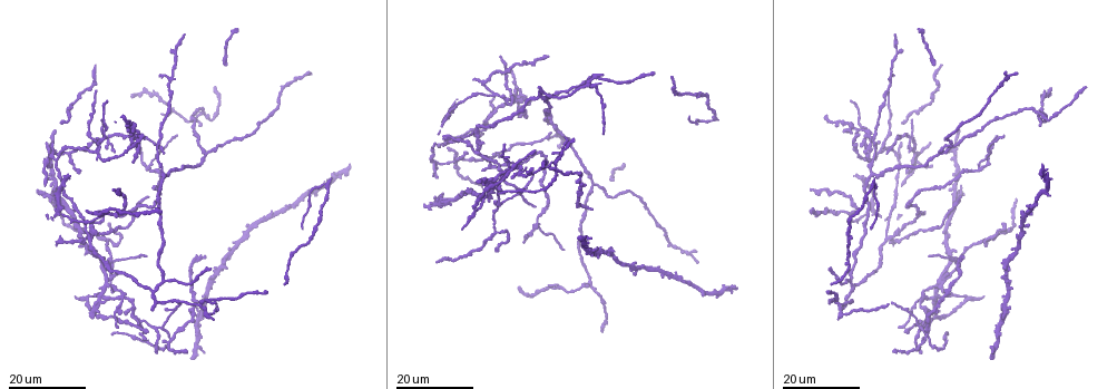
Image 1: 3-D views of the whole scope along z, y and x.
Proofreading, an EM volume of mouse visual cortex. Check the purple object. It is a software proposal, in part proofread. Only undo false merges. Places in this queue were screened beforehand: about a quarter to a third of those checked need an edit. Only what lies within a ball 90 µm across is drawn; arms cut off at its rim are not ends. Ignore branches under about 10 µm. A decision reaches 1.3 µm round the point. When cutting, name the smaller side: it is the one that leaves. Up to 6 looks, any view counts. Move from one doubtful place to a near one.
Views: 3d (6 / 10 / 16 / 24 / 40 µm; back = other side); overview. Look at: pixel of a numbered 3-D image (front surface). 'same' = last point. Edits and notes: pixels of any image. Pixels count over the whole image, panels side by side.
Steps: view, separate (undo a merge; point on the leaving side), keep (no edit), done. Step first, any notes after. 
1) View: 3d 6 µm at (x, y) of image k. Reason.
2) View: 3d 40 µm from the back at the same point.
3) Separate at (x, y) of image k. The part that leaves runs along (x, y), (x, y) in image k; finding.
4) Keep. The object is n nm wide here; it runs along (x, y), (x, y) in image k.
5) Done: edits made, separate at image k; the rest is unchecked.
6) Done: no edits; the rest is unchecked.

View: 3d 16 µm at (124, 295) of image 1. Four arms meet.

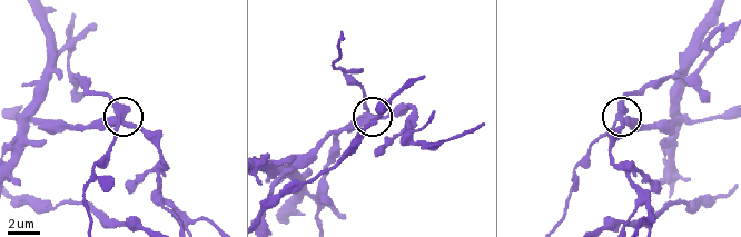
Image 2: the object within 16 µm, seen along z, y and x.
View: 3d 10 µm at (621, 120) of image 2.

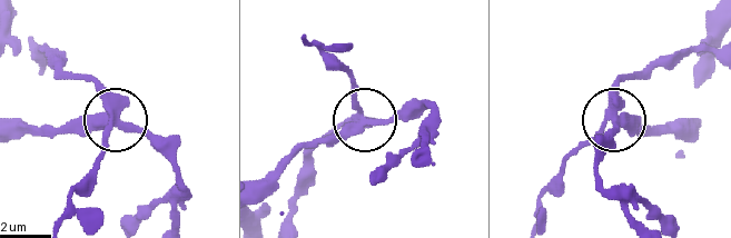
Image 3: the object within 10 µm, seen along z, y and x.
Keep. It runs along (718, 48), (661, 58), (622, 79), (614, 116), (561, 167) in image 3; one neuron here.

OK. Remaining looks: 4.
View: 3d 16 µm at (117, 308) of image 1.

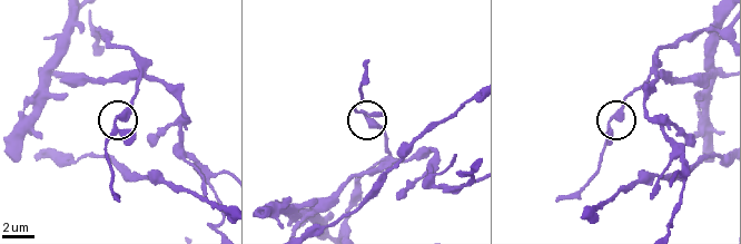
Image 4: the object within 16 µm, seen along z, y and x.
View: 3d 10 µm at (363, 111) of image 4.

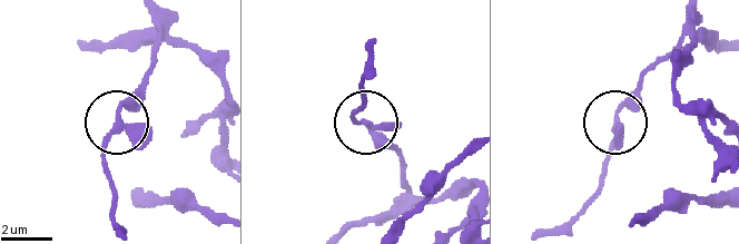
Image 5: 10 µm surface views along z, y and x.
Keep. The object is 240 nm wide here; it runs along (151, 20), (156, 58), (120, 109), (105, 154), (105, 177) in image 5; continuous, no second neuron.

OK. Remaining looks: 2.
View: 3d 24 µm at (494, 94) of image 1. Three-way junction.

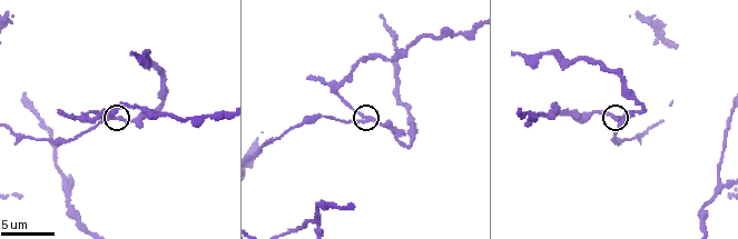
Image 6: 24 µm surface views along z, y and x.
View: 3d 6 µm at (362, 116) of image 6.

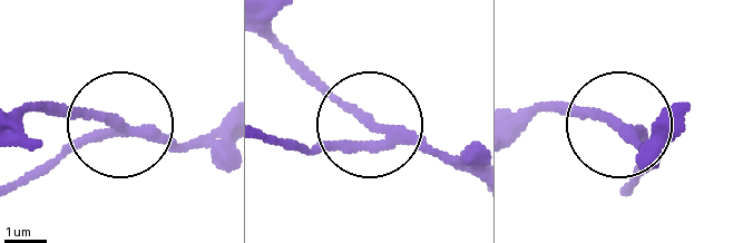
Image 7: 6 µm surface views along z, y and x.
Separate at (95, 141) of image 7. The side arm is 22 µm long; the part that leaves runs along (153, 133), (81, 136), (18, 178) in image 7; two neurons meet here.

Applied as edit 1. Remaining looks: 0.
Done: edits made, separate at image 7; the rest is unchecked.

